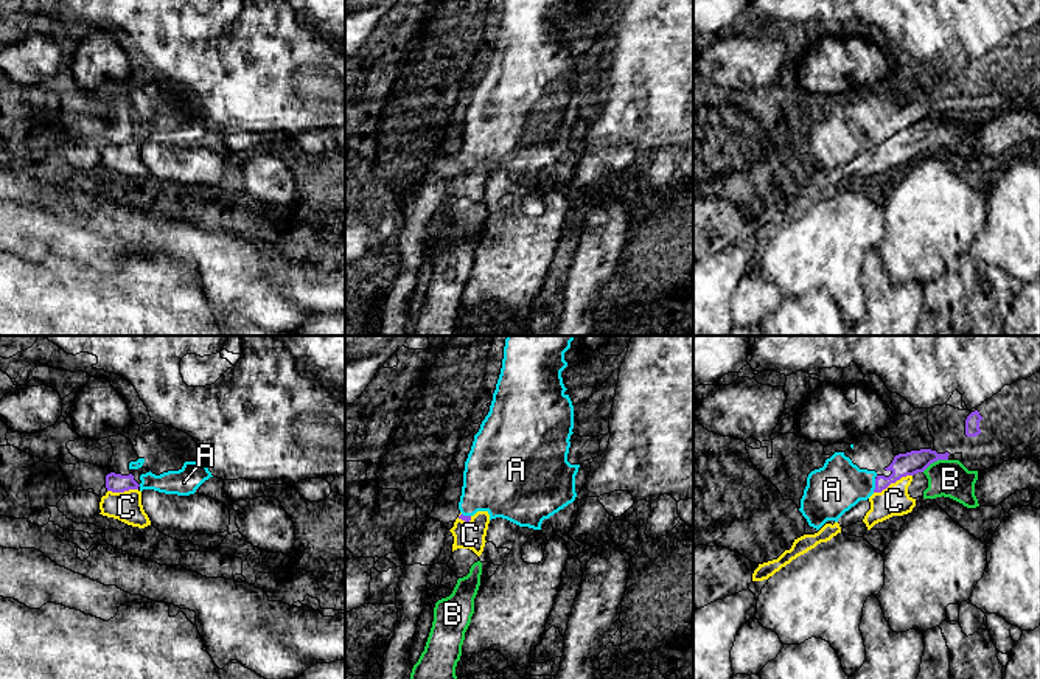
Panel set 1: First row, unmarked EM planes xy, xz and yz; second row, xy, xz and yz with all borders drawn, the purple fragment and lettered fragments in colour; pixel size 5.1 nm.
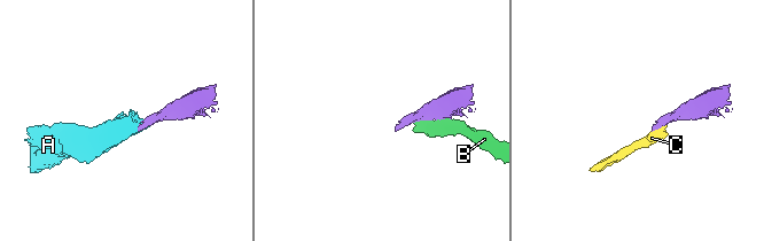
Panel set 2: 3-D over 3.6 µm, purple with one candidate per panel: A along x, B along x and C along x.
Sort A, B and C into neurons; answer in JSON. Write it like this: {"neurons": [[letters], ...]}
{"neurons": [["A"], ["B", "C"]]}

